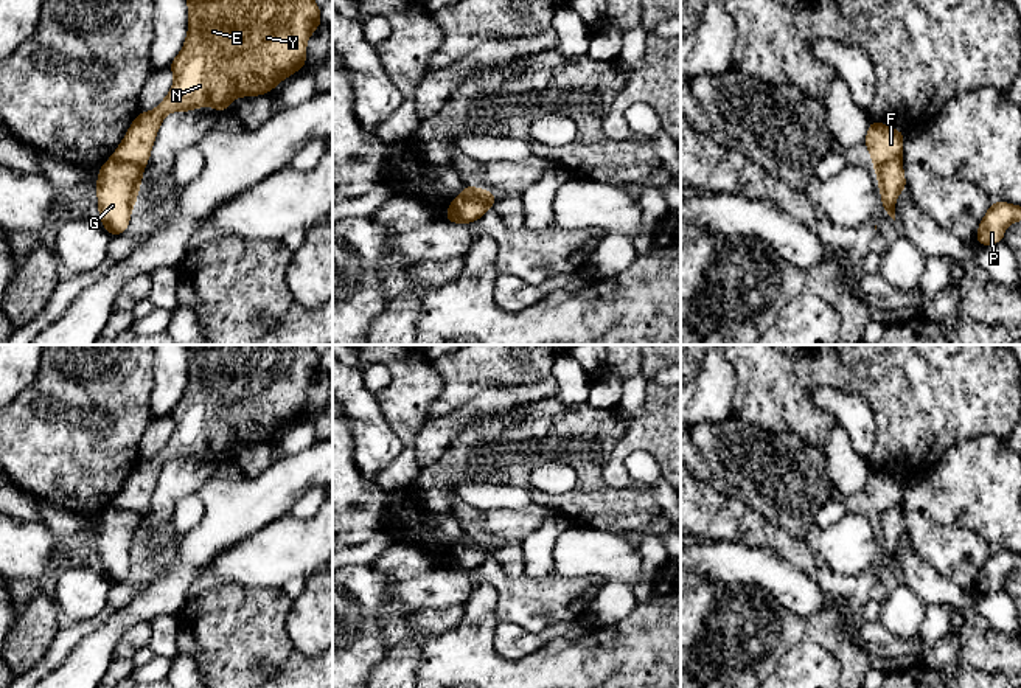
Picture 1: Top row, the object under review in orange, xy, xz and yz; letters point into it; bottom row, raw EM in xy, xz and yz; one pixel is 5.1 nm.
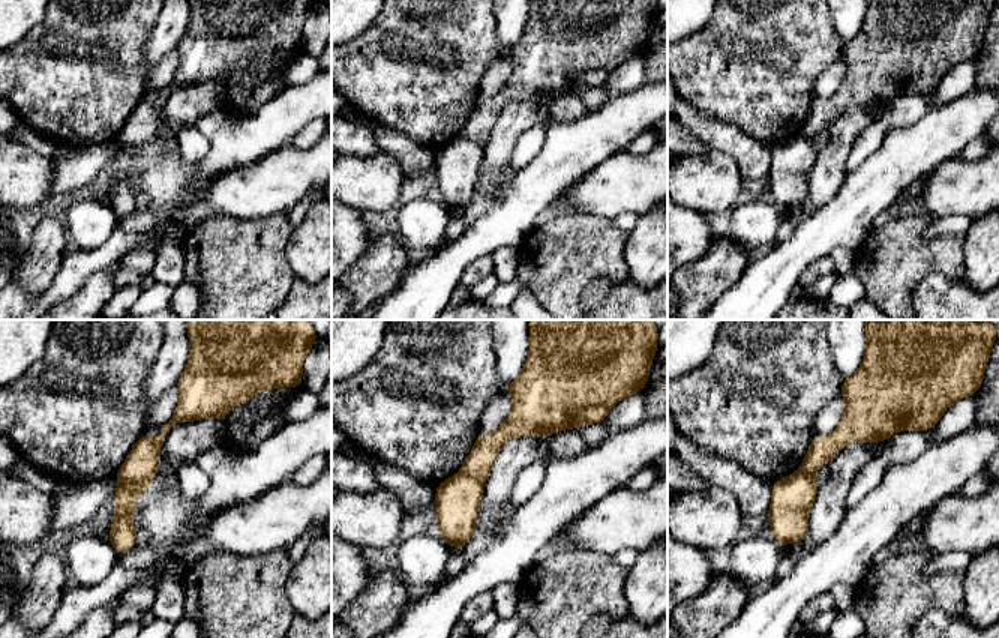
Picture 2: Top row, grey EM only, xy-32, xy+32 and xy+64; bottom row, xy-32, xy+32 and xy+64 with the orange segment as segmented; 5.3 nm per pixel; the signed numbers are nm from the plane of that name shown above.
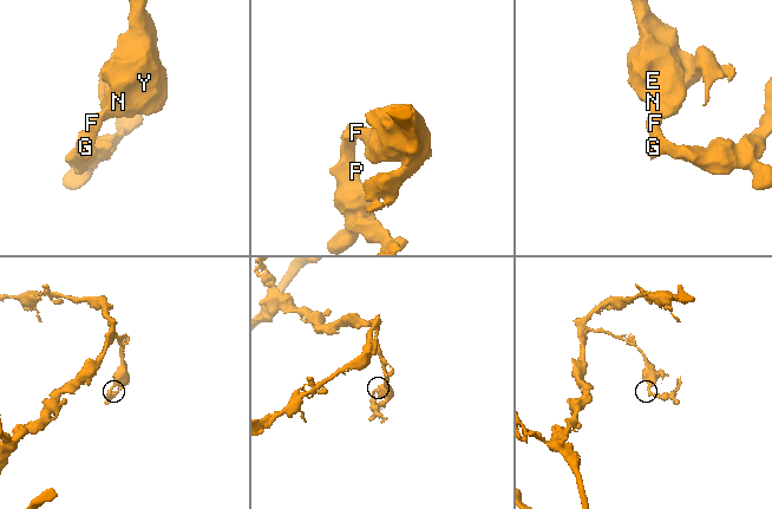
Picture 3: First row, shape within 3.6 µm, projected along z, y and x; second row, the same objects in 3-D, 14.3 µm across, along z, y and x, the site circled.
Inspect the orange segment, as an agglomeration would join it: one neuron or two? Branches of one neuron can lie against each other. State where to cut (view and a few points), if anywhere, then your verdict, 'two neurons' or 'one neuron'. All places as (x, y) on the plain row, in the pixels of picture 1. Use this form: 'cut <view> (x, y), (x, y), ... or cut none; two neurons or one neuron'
cut xy (111, 505), (120, 510), (134, 510), (142, 516); two neurons

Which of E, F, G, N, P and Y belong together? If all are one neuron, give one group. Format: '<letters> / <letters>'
E F N Y / G P

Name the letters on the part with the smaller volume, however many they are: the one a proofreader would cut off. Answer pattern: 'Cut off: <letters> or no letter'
Cut off: G, P

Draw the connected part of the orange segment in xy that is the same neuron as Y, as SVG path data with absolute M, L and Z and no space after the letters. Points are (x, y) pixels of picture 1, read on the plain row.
M186 345L188 384L169 412L172 436L152 458L140 460L112 506L145 516L159 475L169 460L230 455L236 444L266 443L306 412L306 390L322 371L312 345Z

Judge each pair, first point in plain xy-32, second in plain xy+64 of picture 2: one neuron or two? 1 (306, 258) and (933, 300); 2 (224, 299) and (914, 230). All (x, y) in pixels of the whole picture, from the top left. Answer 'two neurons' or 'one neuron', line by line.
1: one neuron
2: one neuron

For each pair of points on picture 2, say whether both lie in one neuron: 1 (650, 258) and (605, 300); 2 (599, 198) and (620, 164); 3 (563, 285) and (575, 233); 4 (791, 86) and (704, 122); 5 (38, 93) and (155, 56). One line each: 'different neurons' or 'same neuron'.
1: same neuron
2: same neuron
3: same neuron
4: different neurons
5: different neurons

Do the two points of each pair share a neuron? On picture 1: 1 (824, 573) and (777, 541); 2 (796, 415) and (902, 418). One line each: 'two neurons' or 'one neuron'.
1: one neuron
2: one neuron

